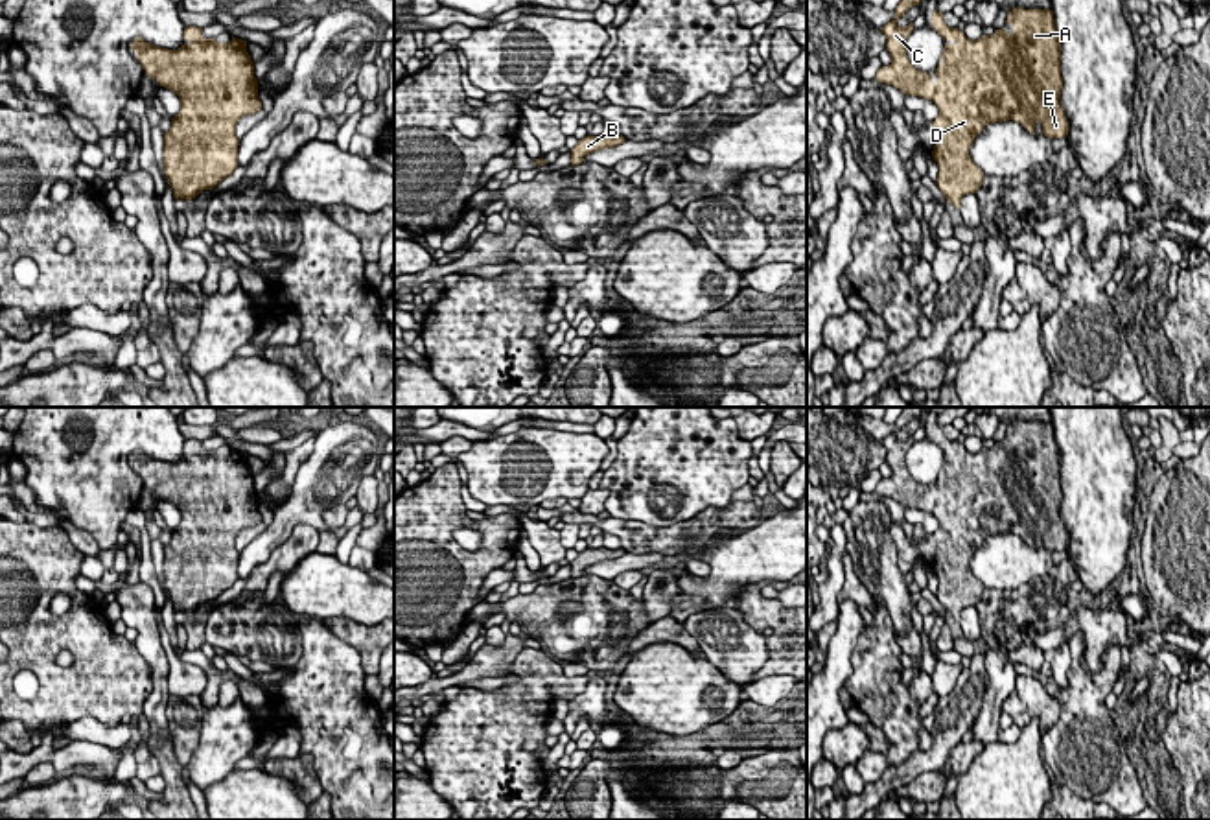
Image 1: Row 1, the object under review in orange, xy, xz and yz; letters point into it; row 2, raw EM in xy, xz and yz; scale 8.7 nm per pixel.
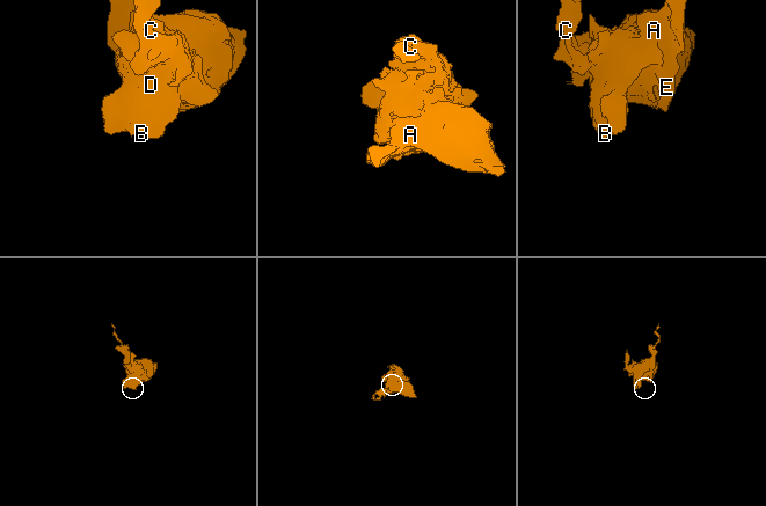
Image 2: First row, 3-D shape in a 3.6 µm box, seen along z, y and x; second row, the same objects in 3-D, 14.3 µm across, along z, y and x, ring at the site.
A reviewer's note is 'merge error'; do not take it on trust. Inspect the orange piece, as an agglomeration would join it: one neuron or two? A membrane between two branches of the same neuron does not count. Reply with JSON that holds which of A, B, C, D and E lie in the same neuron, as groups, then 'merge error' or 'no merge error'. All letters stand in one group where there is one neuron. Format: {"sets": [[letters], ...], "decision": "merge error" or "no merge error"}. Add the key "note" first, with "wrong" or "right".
{"note": "wrong", "sets": [["A", "B", "C", "D", "E"]], "decision": "no merge error"}

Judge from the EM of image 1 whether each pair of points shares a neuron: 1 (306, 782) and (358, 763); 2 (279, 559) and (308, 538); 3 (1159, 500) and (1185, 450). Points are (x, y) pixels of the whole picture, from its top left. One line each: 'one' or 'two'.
1: two
2: one
3: two

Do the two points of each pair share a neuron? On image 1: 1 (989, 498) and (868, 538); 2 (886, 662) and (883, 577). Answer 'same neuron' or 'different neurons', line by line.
1: different neurons
2: different neurons

